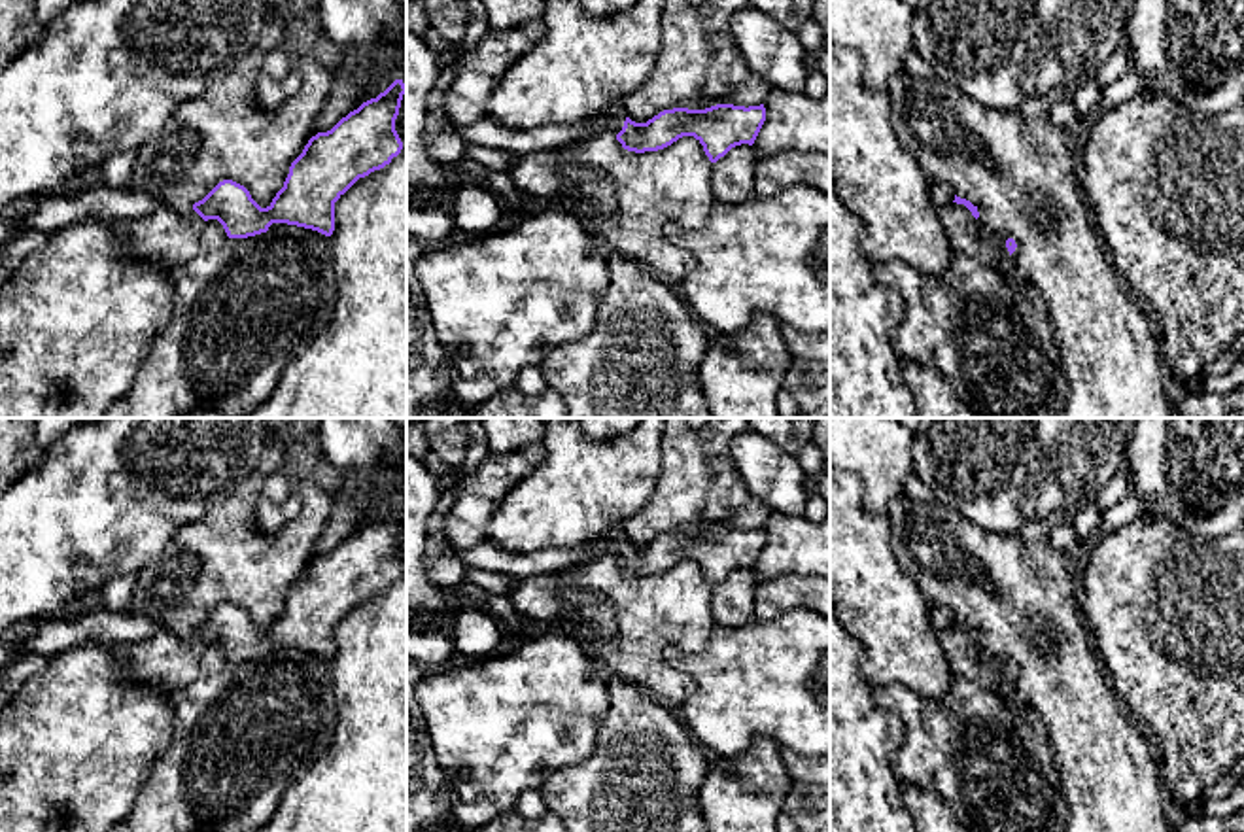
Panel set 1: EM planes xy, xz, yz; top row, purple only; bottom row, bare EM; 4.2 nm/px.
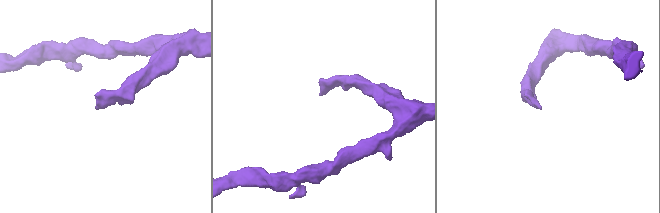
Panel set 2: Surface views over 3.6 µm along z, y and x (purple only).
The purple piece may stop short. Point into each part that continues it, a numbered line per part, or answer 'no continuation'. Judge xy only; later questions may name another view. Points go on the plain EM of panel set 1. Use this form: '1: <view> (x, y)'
1: xy (165, 660)

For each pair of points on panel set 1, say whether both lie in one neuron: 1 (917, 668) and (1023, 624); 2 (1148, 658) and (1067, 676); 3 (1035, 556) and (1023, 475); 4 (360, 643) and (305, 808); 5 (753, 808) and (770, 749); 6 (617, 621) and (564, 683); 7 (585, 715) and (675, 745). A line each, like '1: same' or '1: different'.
1: different
2: different
3: different
4: same
5: same
6: different
7: different

